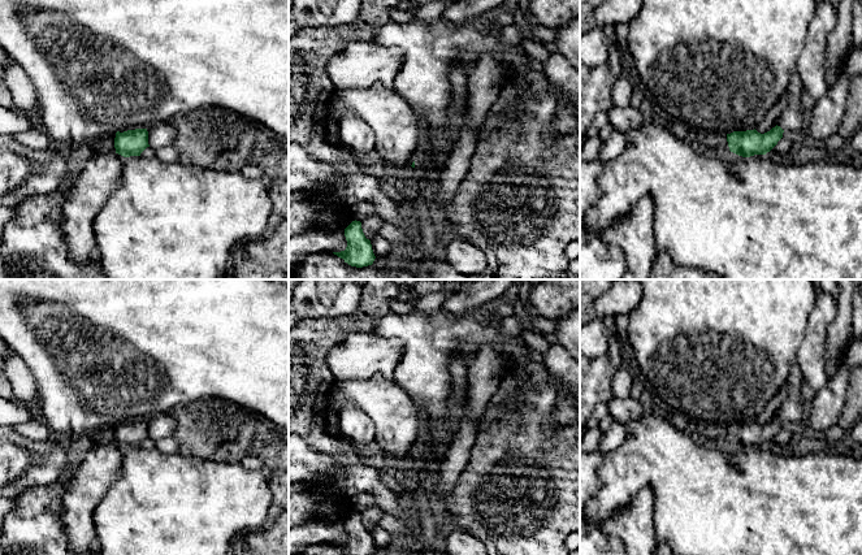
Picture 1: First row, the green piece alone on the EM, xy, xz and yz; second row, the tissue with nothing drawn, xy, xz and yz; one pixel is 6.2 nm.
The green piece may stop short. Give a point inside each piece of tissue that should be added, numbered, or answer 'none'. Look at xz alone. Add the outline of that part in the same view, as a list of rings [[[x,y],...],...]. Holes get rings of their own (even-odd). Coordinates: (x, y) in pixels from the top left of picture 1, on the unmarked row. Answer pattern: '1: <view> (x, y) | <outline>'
none

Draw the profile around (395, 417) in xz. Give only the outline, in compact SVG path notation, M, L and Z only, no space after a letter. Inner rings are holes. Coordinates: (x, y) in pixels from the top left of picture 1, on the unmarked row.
M382 376L367 380L335 382L330 411L346 404L359 407L374 426L374 441L381 455L393 464L415 452L423 422L412 398L394 381Z

